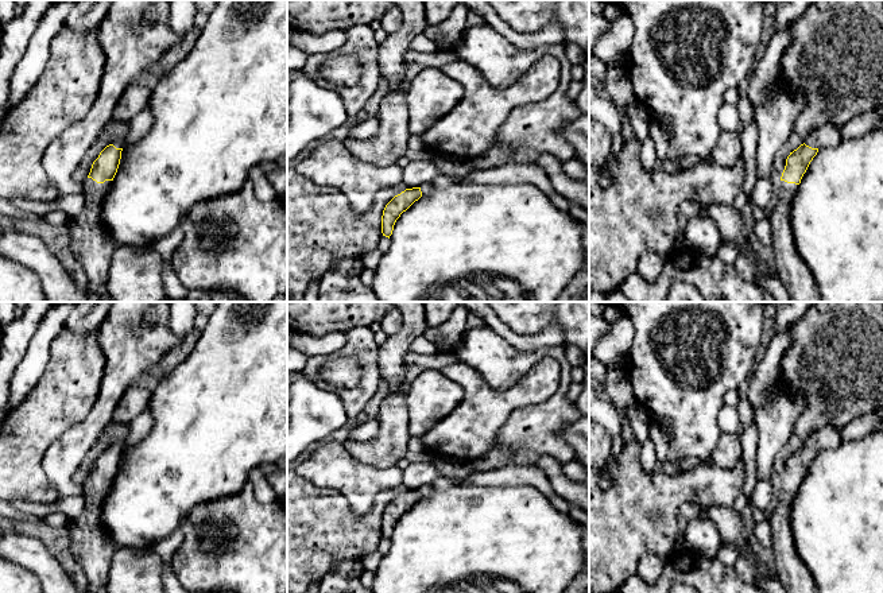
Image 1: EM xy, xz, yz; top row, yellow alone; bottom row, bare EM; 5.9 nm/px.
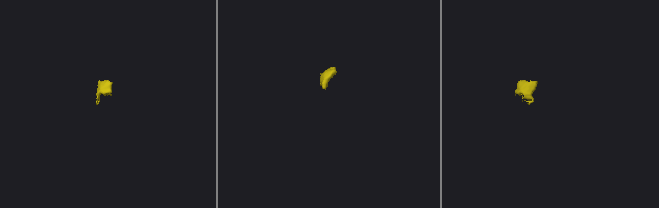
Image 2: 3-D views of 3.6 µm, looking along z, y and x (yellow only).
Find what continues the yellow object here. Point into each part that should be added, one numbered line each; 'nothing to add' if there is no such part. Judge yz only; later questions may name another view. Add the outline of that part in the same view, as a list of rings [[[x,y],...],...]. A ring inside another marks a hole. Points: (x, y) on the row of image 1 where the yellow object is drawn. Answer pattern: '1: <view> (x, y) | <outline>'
1: yz (828, 135) | [[[824,124],[816,128],[806,139],[805,144],[812,148],[836,147],[841,142],[841,128],[834,124]]]
2: yz (796, 275) | [[[781,181],[777,205],[767,214],[771,224],[775,267],[791,302],[821,302],[810,268],[798,253],[794,243],[791,206],[798,186]]]

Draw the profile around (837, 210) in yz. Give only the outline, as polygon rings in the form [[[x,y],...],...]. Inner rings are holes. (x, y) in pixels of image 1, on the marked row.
[[[883,129],[818,150],[794,194],[791,224],[821,302],[883,302]]]

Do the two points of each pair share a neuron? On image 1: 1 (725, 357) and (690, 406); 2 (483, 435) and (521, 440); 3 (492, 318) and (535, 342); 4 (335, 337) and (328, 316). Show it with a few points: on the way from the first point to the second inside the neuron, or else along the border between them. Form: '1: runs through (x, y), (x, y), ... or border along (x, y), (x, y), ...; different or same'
1: runs through (713, 369), (690, 394); same
2: border along (515, 410), (499, 430), (498, 440), (475, 458); different
3: runs through (502, 329), (512, 338), (525, 342); same
4: border along (344, 330), (320, 336), (301, 332); different

